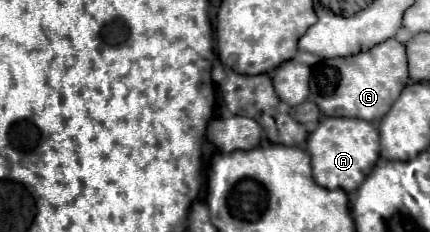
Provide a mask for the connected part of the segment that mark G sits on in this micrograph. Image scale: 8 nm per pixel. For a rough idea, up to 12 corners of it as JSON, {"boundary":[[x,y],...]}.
{"boundary":[[404,44],[318,62],[326,116],[374,122],[408,82]]}

